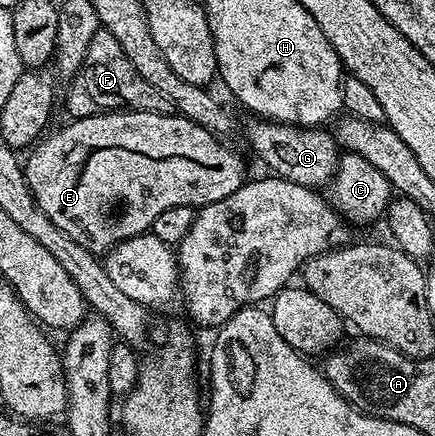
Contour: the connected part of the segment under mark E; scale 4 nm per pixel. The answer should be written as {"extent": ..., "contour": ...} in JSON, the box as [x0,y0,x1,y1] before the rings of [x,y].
{"extent":[23,110,249,250],"contour":[[[104,110],[70,122],[72,124],[56,132],[48,131],[26,153],[23,175],[37,206],[45,210],[49,222],[77,241],[84,239],[84,232],[90,247],[95,250],[110,250],[121,240],[150,232],[156,218],[173,206],[202,206],[229,198],[229,194],[240,188],[249,176],[242,158],[227,142],[205,126],[178,114]]]}

